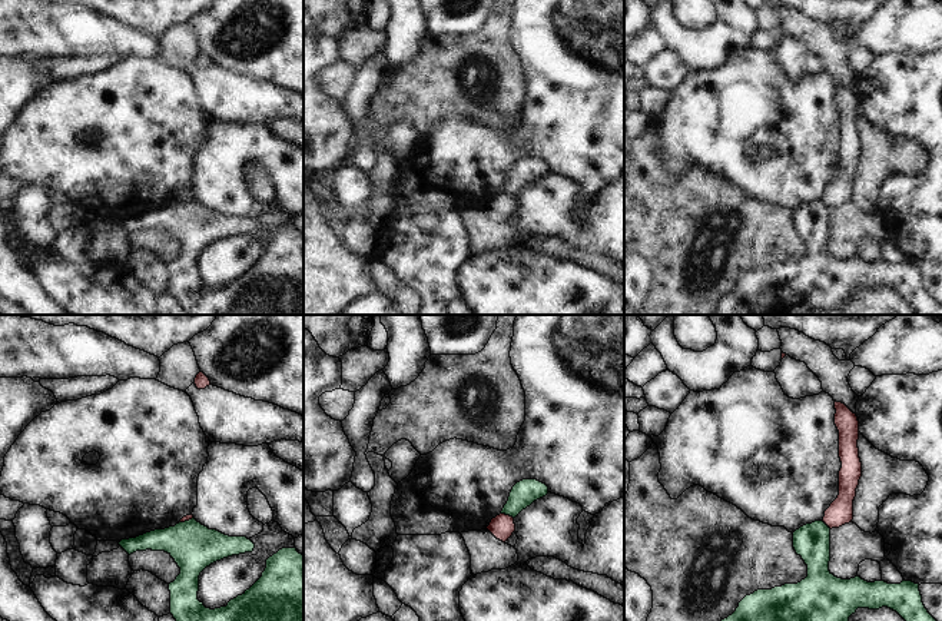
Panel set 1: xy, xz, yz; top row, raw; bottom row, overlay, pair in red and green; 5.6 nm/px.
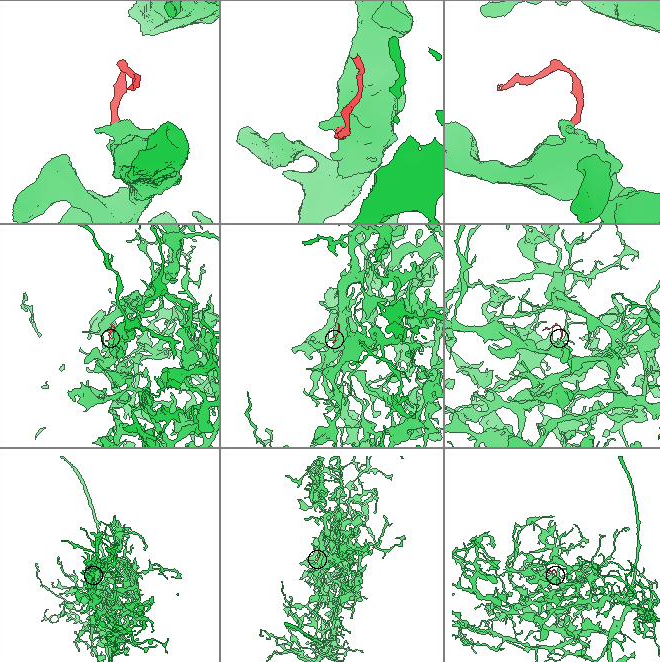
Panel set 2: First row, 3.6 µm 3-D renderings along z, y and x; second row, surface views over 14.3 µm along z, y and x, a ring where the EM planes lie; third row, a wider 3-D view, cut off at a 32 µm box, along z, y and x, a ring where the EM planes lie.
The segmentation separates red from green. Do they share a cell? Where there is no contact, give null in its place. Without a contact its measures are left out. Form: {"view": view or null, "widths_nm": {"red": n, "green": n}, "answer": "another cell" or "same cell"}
{"view": "xz", "widths_nm": {"red": 140, "green": 140}, "answer": "another cell"}

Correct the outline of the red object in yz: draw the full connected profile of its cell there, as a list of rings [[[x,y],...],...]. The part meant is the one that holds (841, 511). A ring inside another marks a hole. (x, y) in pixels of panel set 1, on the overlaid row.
[[[835,401],[835,425],[839,431],[839,495],[825,511],[823,522],[832,529],[839,528],[853,519],[853,499],[862,476],[862,462],[859,458],[859,421],[845,404]]]

